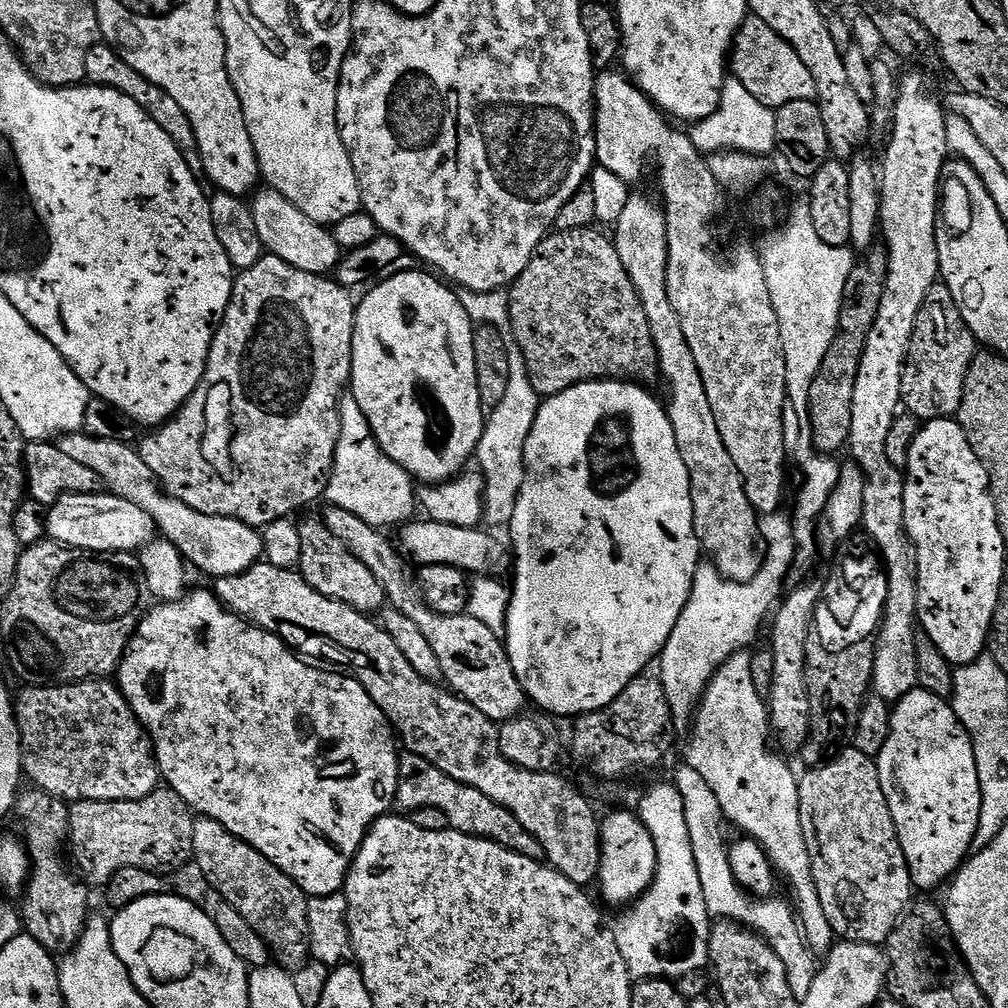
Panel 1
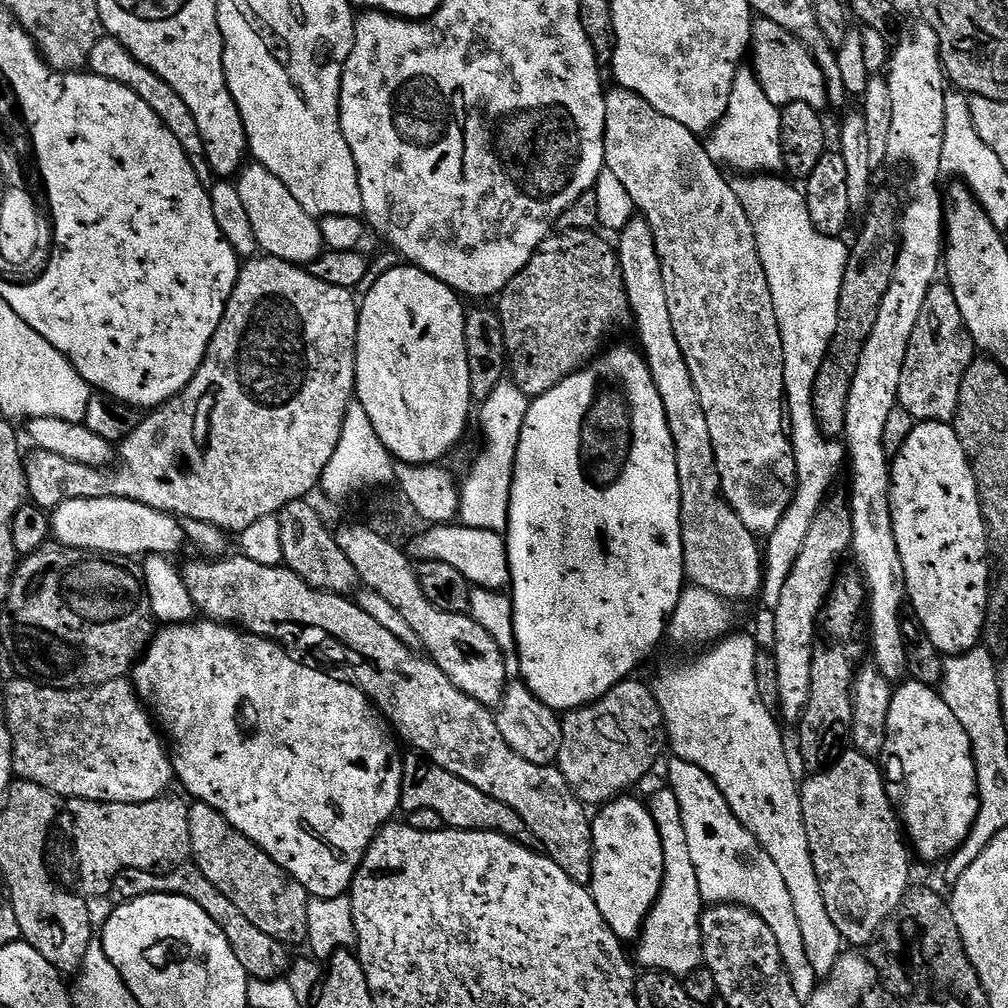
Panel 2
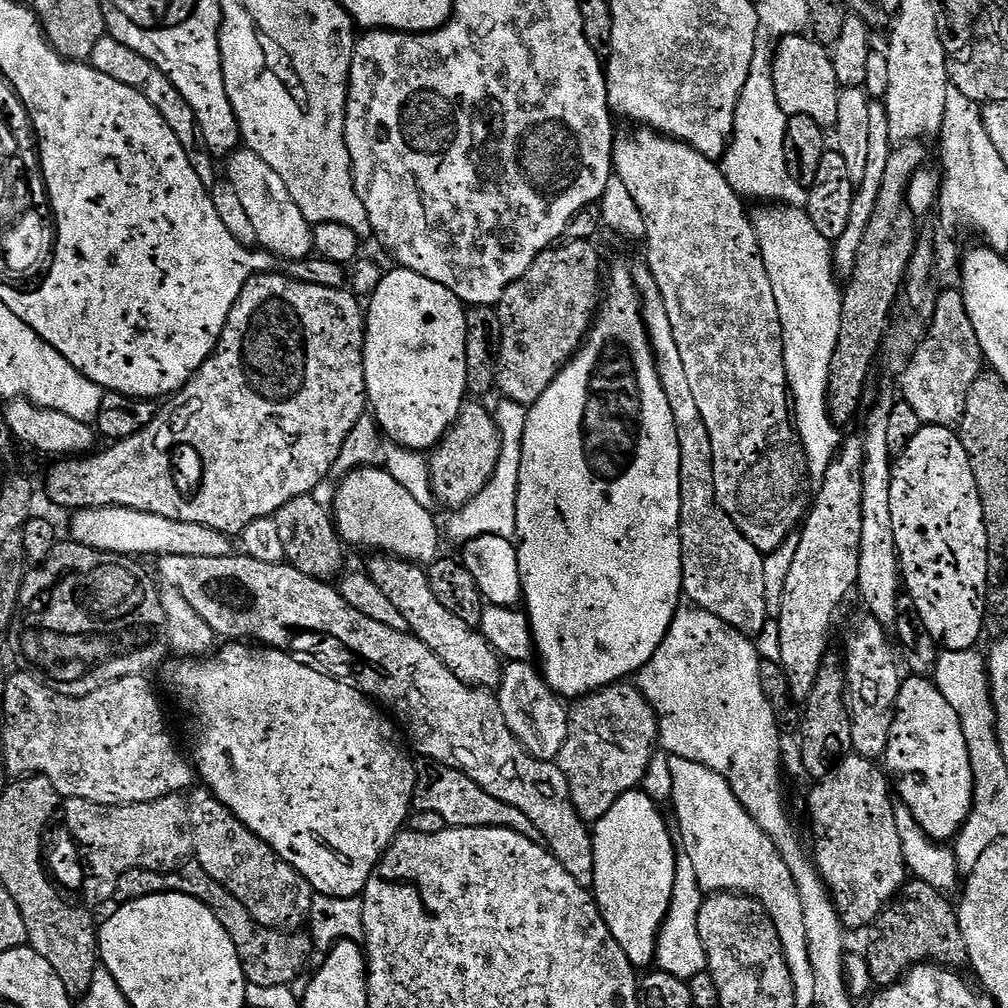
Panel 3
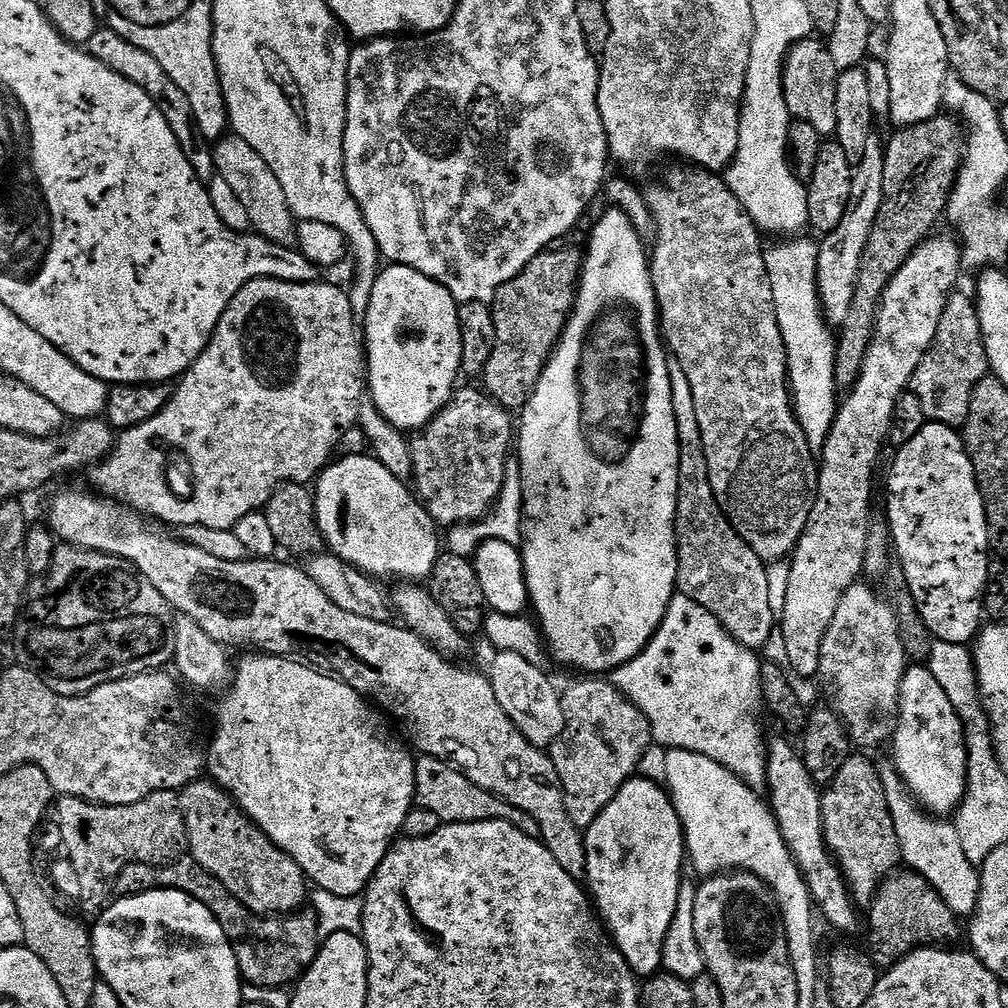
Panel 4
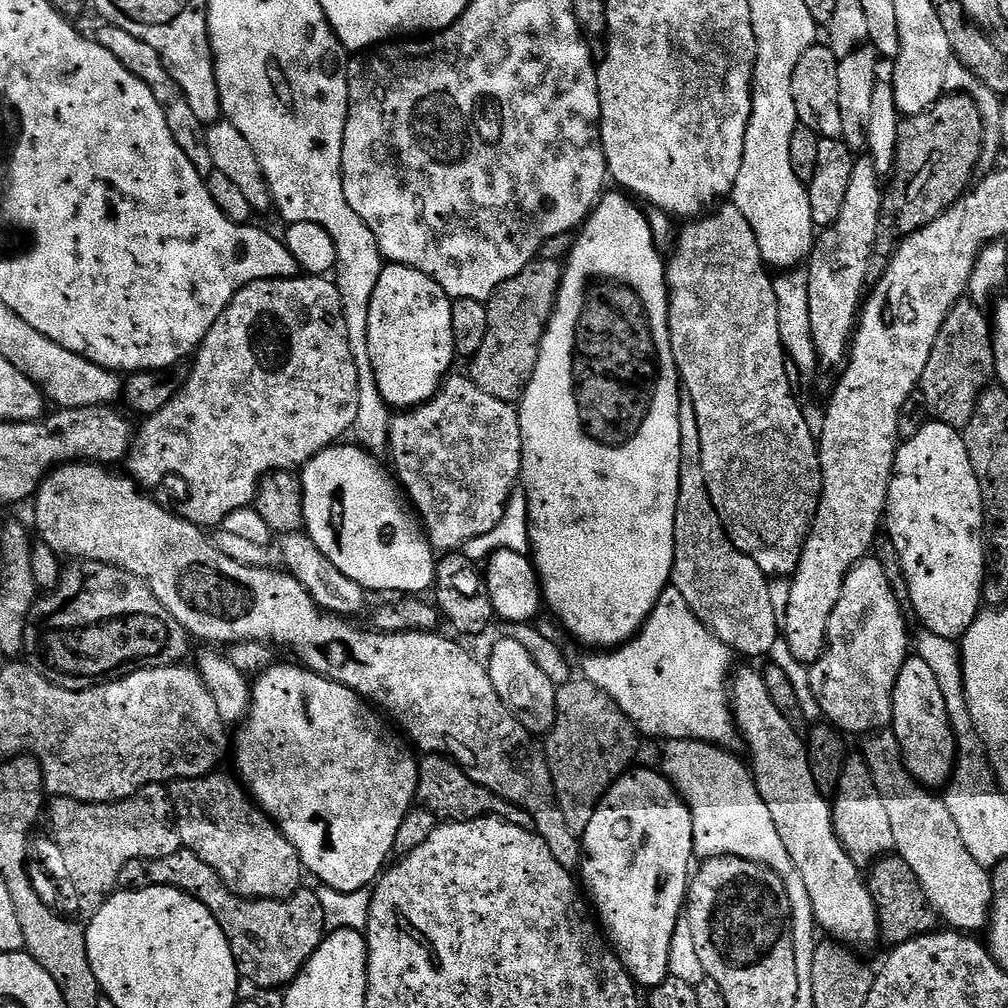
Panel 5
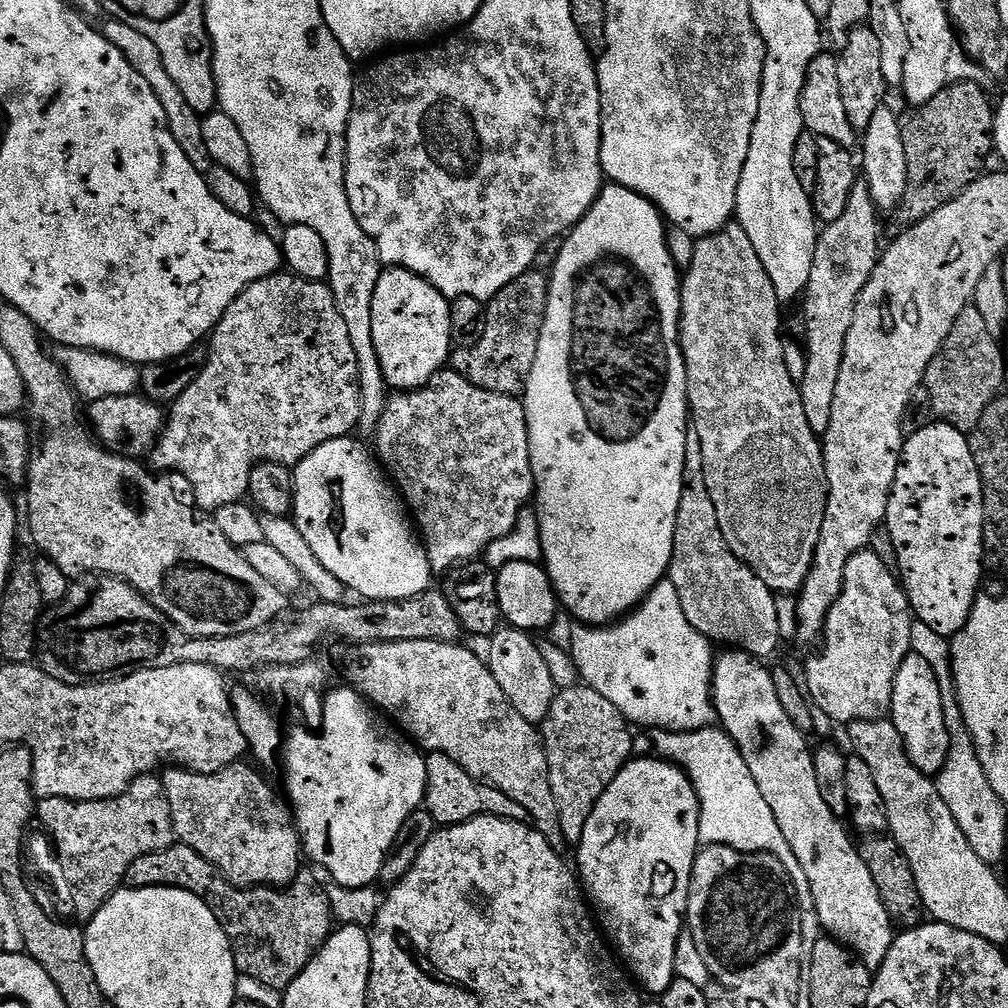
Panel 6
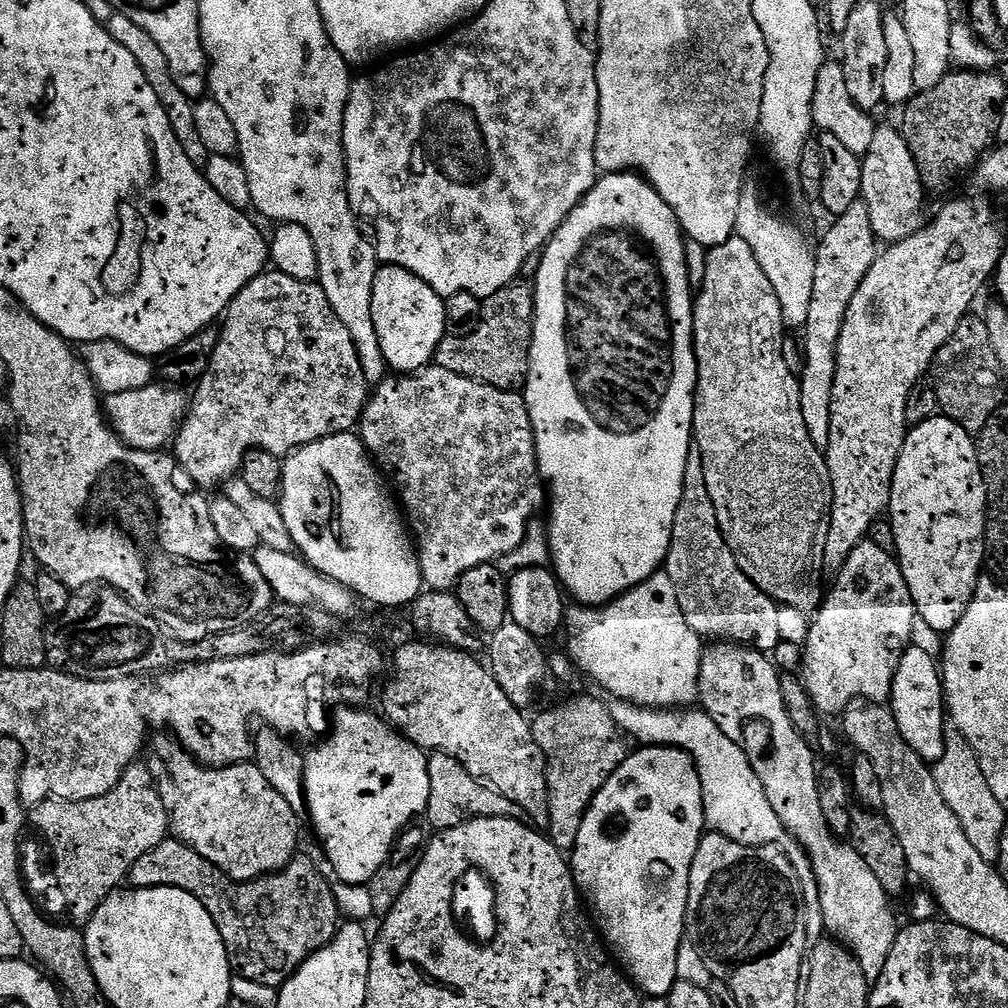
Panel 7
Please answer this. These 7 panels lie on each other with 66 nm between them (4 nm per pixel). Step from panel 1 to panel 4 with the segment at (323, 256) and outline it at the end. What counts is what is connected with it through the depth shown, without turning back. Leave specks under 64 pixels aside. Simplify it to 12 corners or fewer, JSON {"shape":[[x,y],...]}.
{"shape":[[235,134],[211,153],[255,235],[291,245],[298,221],[266,158]]}

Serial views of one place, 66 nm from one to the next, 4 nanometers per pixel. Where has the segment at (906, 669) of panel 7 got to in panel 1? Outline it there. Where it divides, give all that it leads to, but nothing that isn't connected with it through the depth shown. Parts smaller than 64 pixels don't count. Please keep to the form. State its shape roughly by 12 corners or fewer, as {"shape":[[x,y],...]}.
{"shape":[[945,697],[895,701],[875,757],[917,889],[955,877],[982,814]]}

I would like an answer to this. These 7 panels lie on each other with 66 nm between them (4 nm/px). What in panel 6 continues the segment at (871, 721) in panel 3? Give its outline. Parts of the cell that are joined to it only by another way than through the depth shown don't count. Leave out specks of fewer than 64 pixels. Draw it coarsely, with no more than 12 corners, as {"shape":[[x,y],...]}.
{"shape":[[871,550],[846,562],[808,664],[815,711],[885,719],[912,606]]}

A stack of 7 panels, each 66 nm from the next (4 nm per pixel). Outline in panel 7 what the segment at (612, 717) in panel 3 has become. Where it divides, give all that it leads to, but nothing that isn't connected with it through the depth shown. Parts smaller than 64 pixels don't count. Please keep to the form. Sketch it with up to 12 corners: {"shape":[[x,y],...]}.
{"shape":[[580,696],[531,725],[548,764],[546,835],[568,854],[623,762],[607,703]]}

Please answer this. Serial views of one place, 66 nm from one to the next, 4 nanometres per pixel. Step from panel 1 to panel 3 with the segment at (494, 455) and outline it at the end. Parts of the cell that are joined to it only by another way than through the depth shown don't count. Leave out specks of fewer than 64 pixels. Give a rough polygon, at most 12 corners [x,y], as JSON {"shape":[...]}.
{"shape":[[501,399],[501,437],[488,483],[451,513],[446,536],[512,540],[526,412]]}

